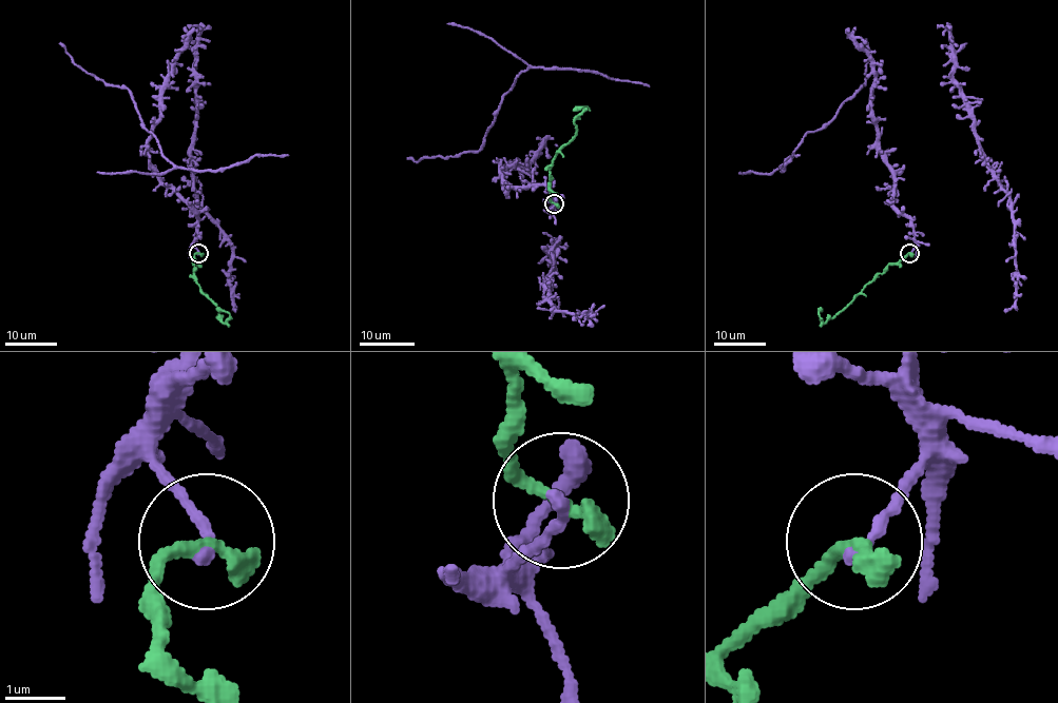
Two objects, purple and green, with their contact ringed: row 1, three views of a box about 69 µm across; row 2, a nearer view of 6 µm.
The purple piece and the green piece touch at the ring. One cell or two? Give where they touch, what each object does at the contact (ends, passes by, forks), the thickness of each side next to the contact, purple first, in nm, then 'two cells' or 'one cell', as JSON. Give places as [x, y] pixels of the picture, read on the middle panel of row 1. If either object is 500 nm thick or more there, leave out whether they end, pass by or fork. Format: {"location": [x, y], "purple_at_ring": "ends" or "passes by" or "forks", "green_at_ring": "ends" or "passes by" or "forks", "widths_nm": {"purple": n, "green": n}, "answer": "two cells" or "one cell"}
{"location": [554, 203], "purple_at_ring": "ends", "green_at_ring": "ends", "widths_nm": {"purple": 220, "green": 320}, "answer": "two cells"}

